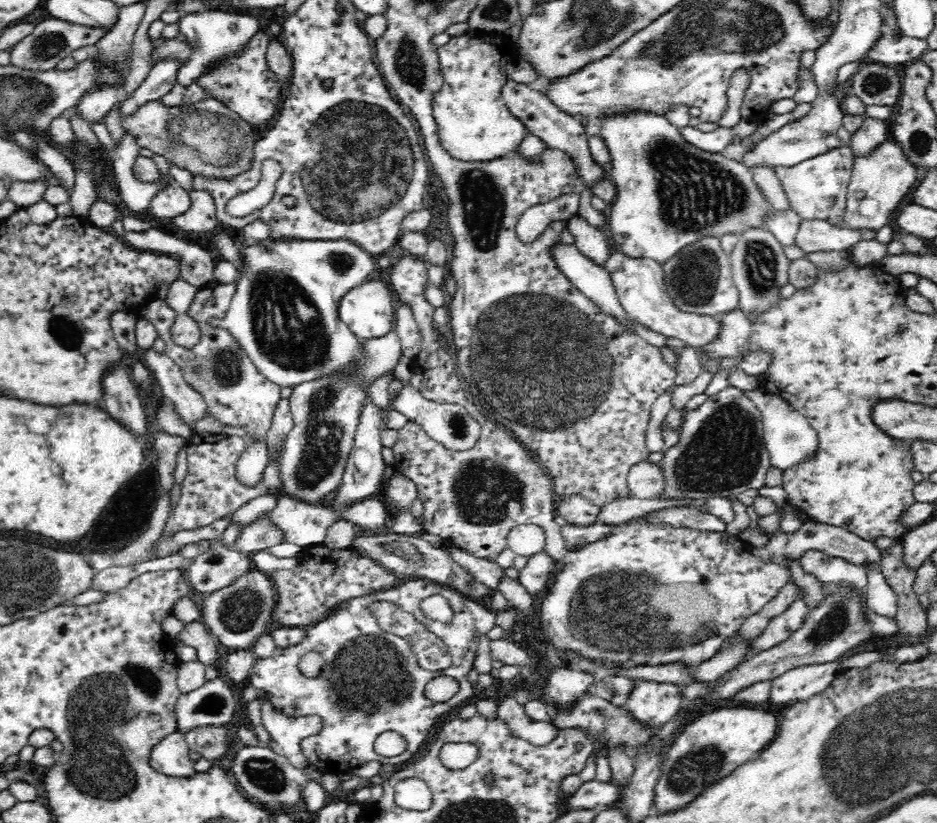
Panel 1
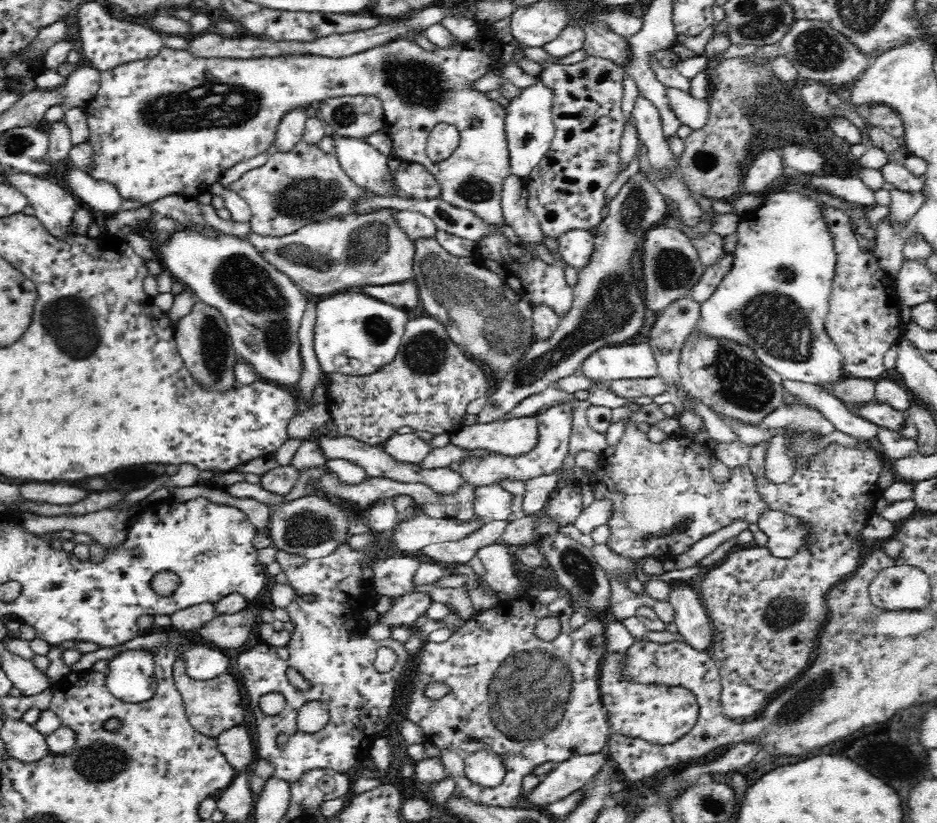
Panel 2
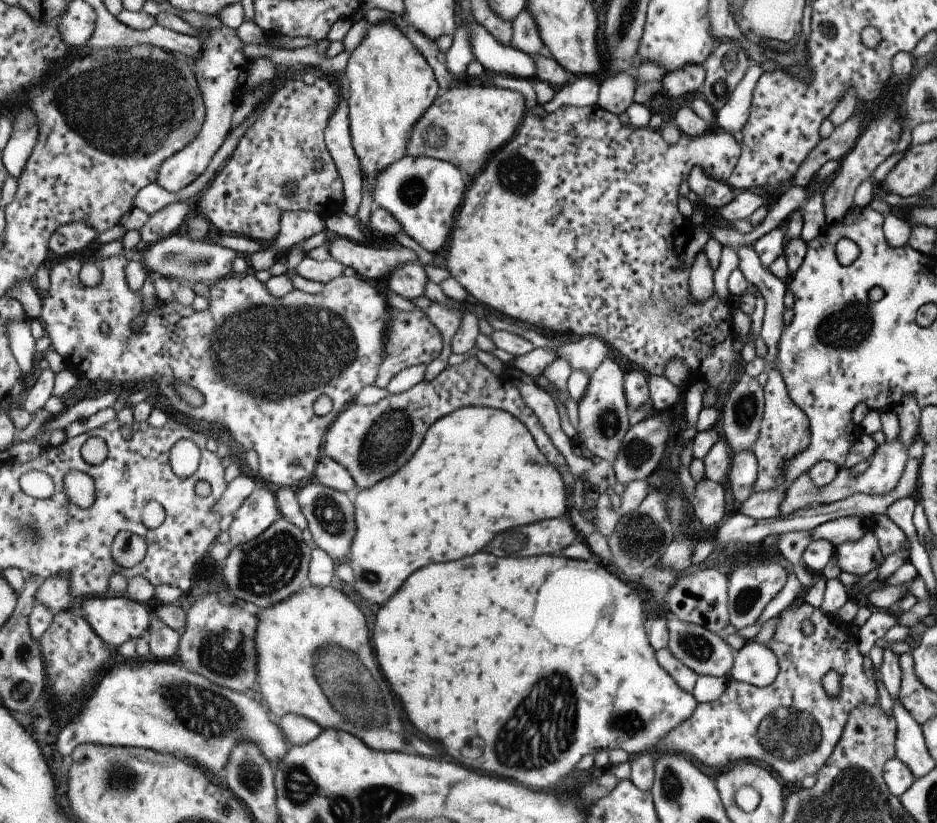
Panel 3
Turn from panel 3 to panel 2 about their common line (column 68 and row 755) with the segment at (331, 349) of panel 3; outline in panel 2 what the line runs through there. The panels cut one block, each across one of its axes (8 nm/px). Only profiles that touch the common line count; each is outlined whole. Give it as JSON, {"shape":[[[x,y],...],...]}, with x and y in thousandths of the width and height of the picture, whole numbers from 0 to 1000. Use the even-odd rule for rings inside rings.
{"shape":[[[401,659],[384,671],[376,668],[374,661],[367,661],[359,668],[359,673],[339,680],[307,676],[303,668],[297,668],[295,683],[299,685],[301,697],[320,724],[329,727],[318,727],[305,739],[314,758],[312,785],[307,787],[309,800],[299,800],[295,785],[277,780],[275,785],[256,795],[252,802],[263,841],[267,846],[277,923],[282,921],[290,926],[292,940],[307,948],[309,953],[318,950],[331,936],[374,938],[380,926],[395,919],[395,904],[401,899],[397,880],[406,872],[412,872],[416,858],[420,855],[423,826],[429,821],[433,802],[438,800],[435,790],[431,790],[431,783],[418,775],[399,780],[384,768],[371,768],[361,758],[361,753],[365,751],[386,751],[384,744],[393,734],[401,731],[397,727],[386,727],[386,717],[397,714],[388,710],[386,693],[391,688],[391,678],[397,676],[399,668],[406,668]],[[410,785],[418,787],[425,797],[425,804],[416,817],[403,817],[399,809],[401,792]],[[307,812],[316,812],[316,817],[329,829],[329,834],[314,834],[314,829],[307,821]],[[284,843],[301,843],[305,848],[305,860],[297,868],[284,868],[277,860],[277,848]],[[331,853],[344,853],[350,860],[352,875],[344,887],[335,892],[324,892],[318,889],[316,872],[320,868],[320,860]],[[299,889],[307,894],[307,904],[303,911],[299,911],[295,904]]]}

